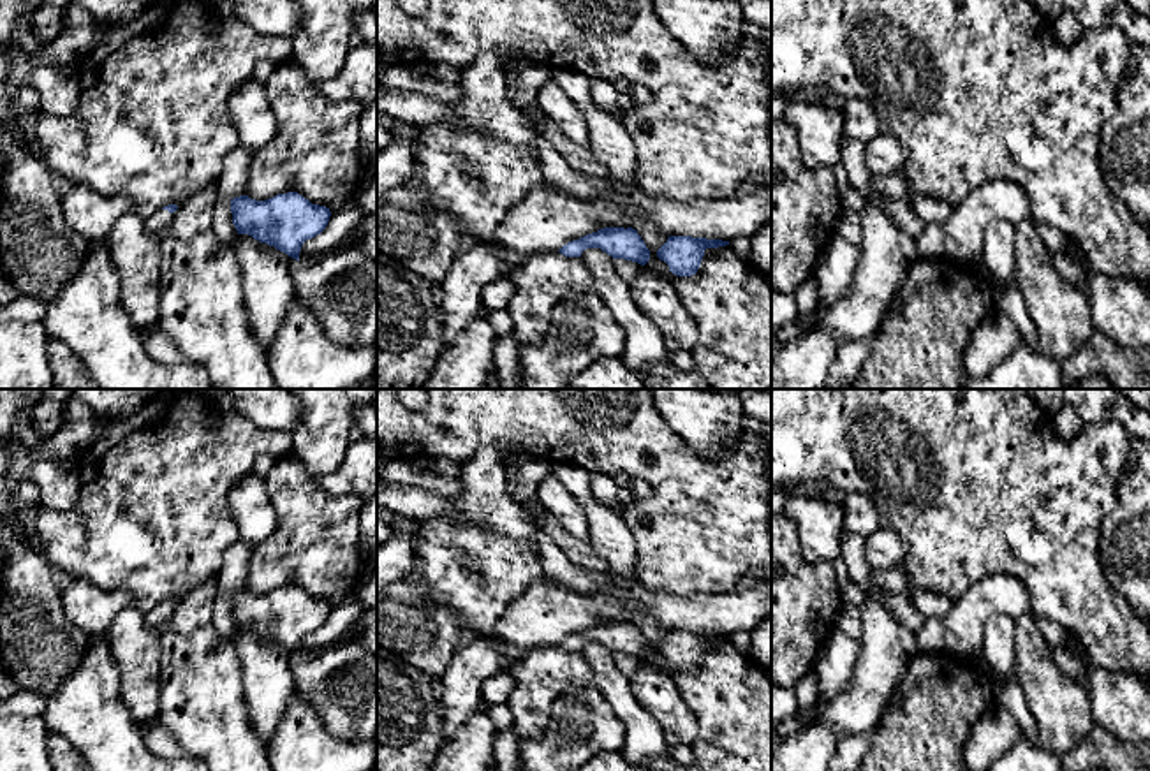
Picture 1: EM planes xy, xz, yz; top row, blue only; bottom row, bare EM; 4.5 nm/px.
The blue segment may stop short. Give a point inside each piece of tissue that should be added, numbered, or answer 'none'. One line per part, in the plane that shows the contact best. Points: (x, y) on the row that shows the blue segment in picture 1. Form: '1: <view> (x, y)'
1: xy (157, 222)

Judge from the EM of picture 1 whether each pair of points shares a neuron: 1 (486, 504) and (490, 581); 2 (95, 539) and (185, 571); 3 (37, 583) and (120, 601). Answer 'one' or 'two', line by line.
1: one
2: one
3: two

